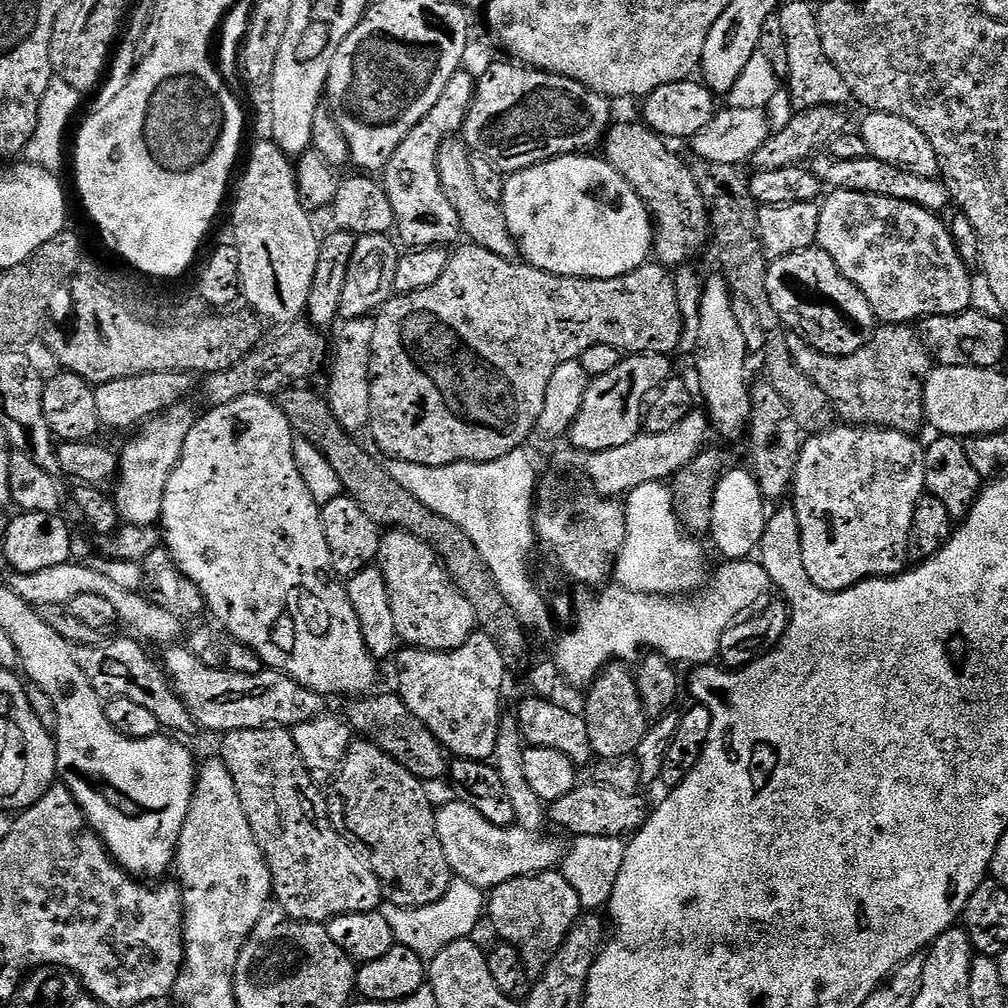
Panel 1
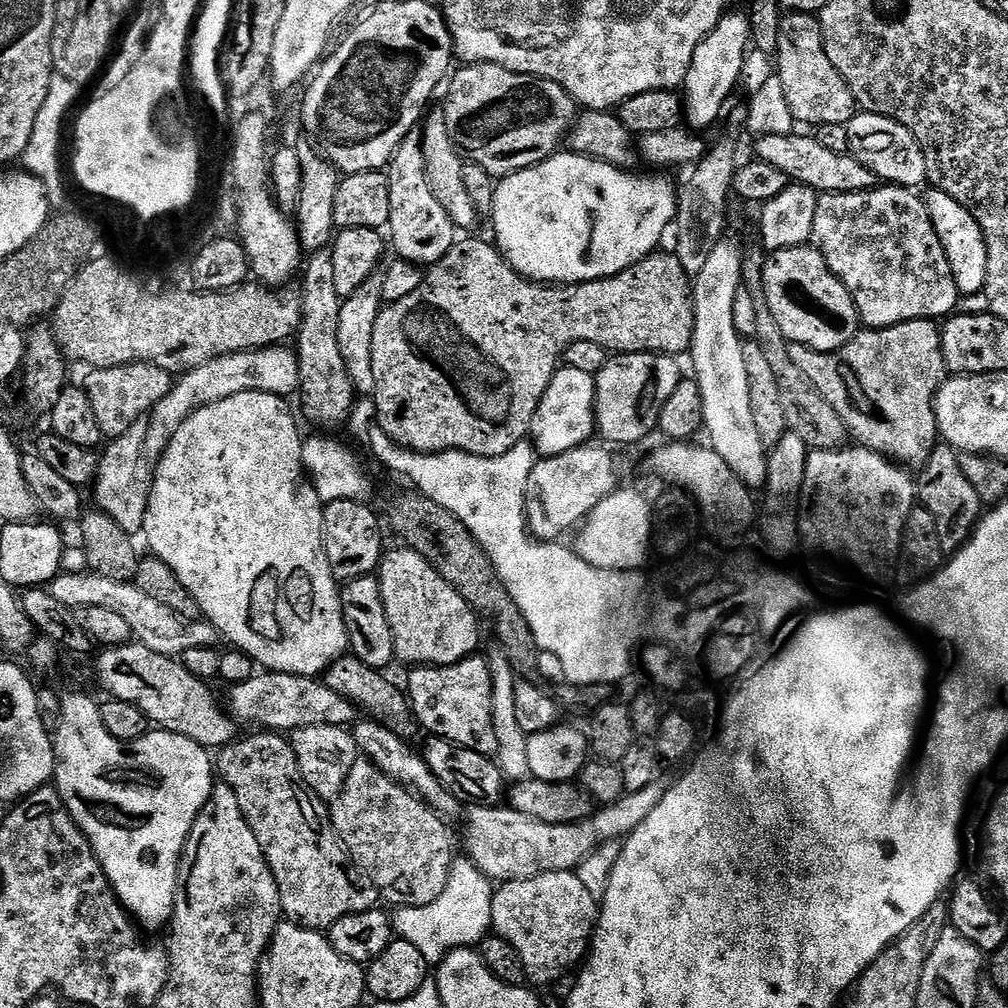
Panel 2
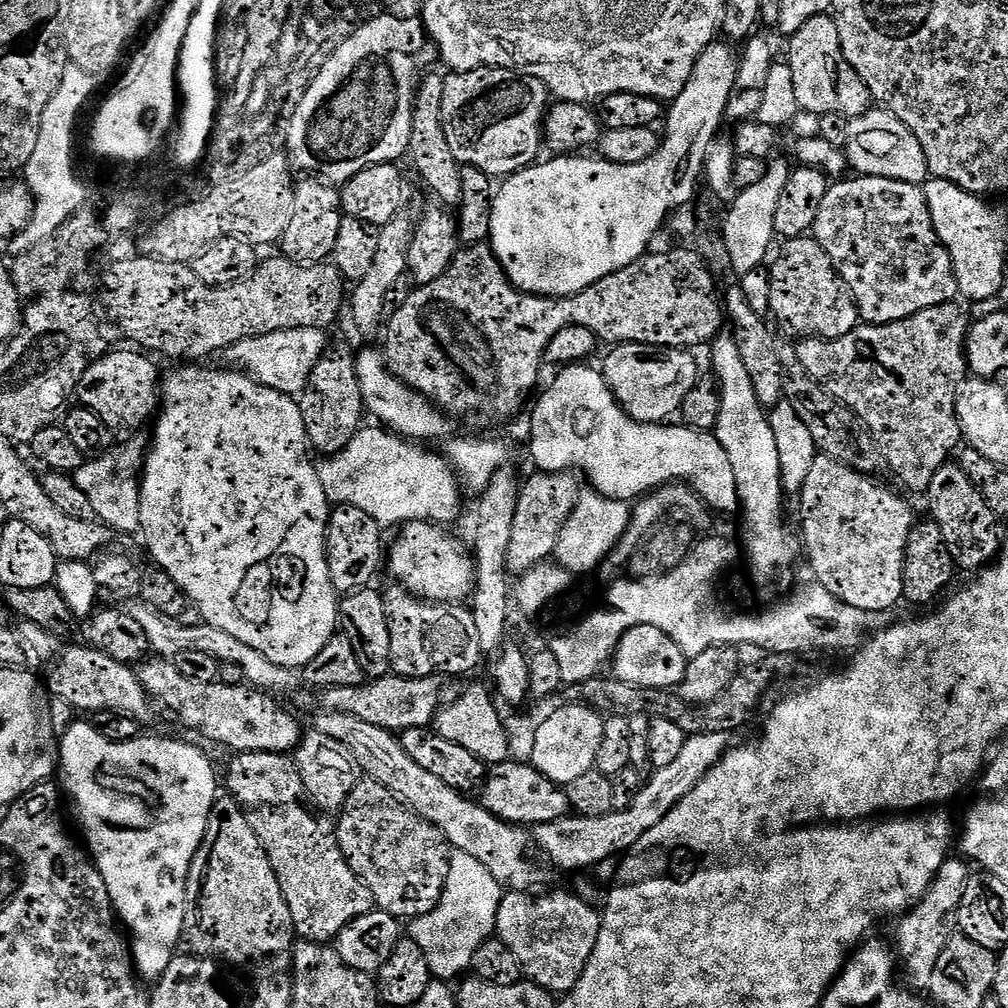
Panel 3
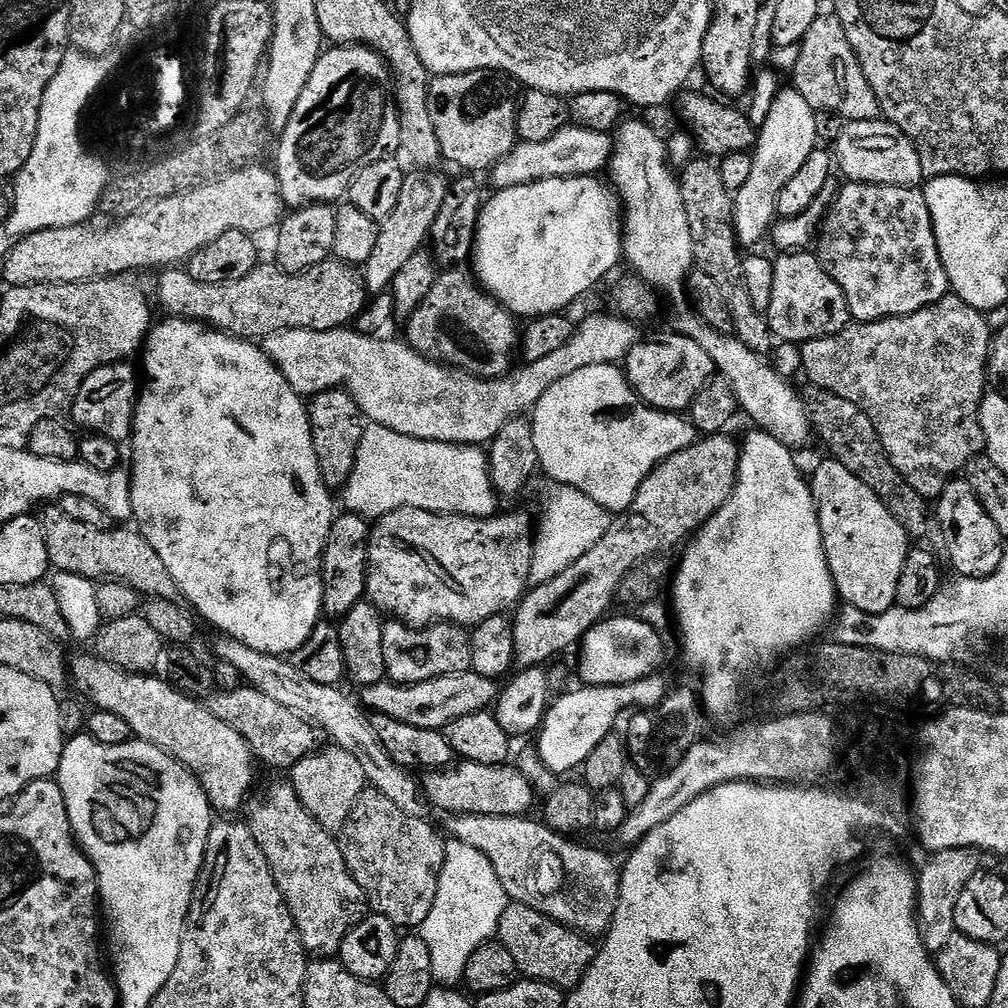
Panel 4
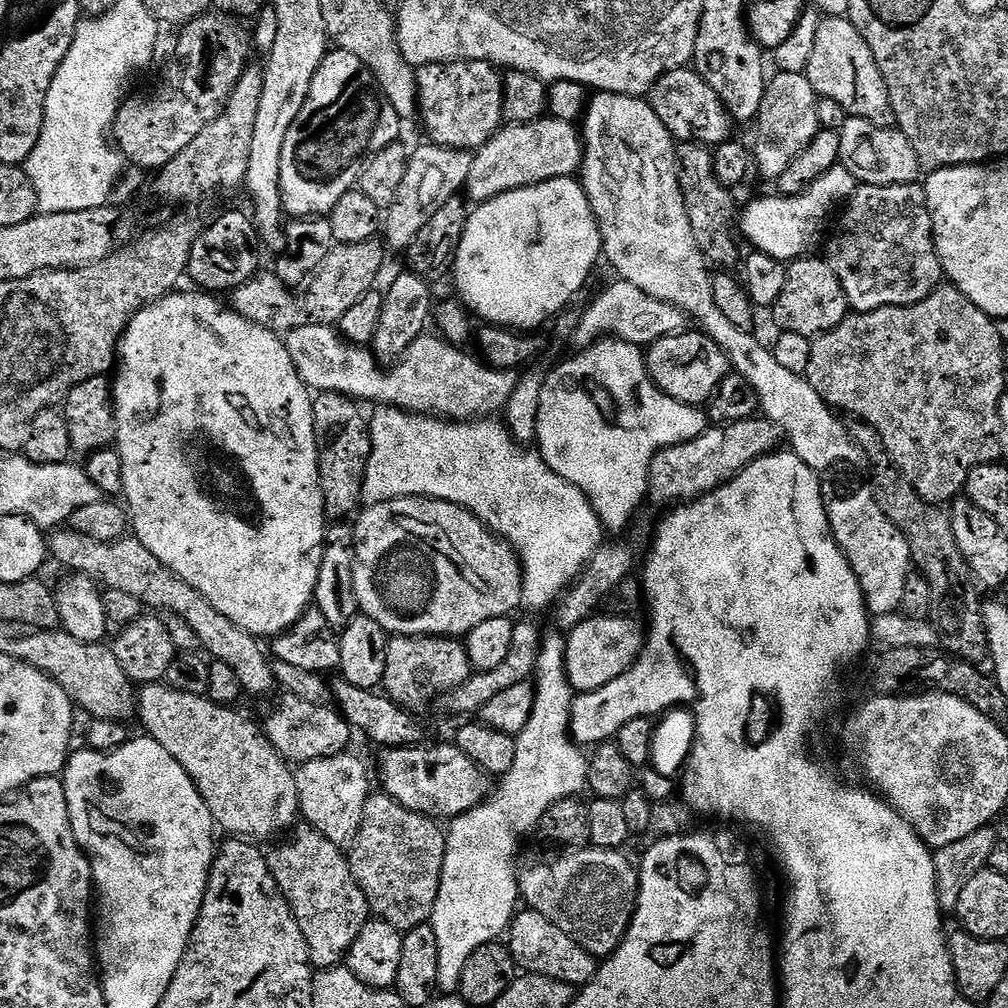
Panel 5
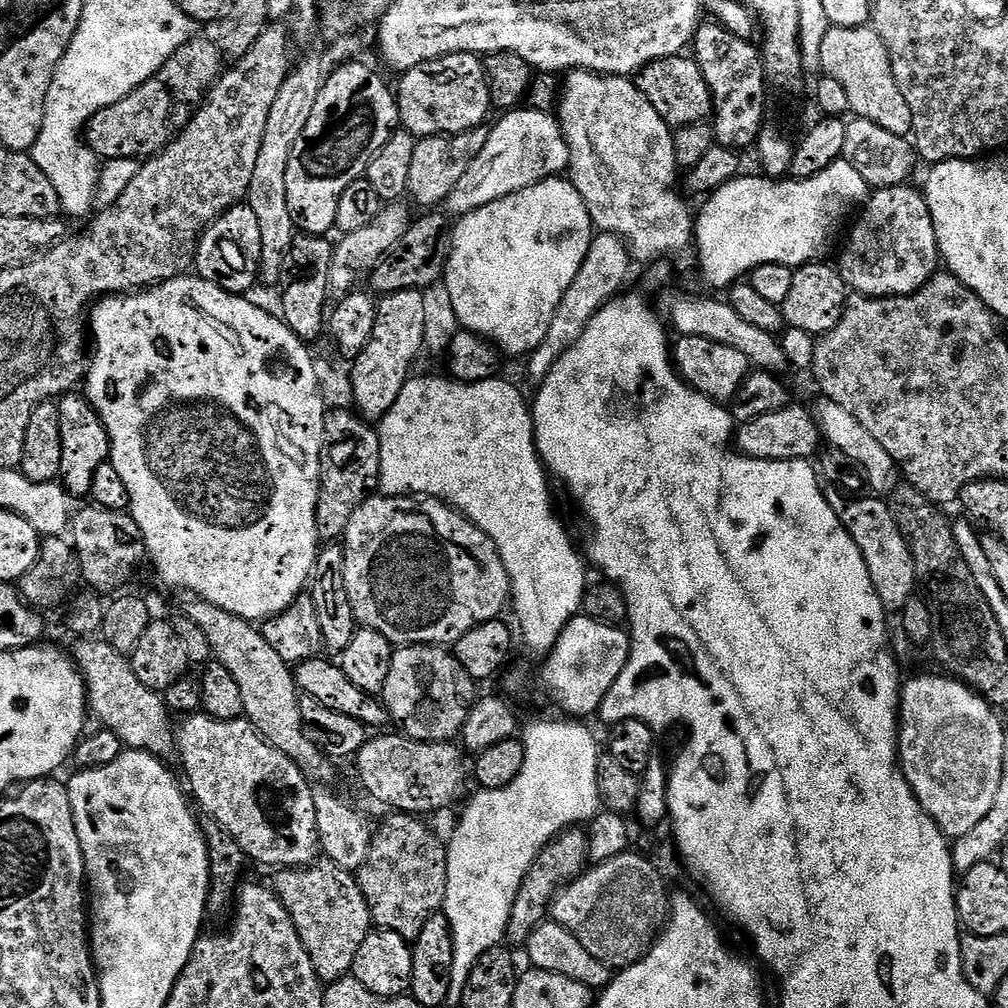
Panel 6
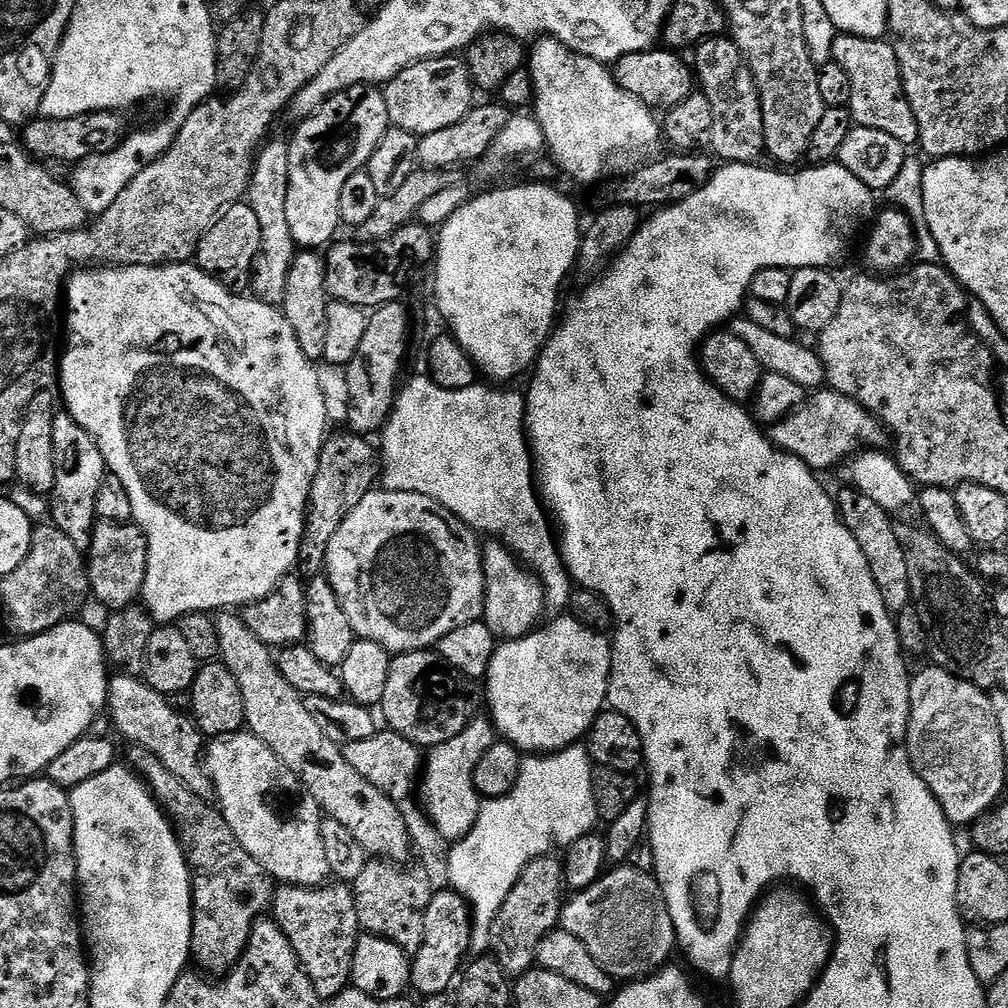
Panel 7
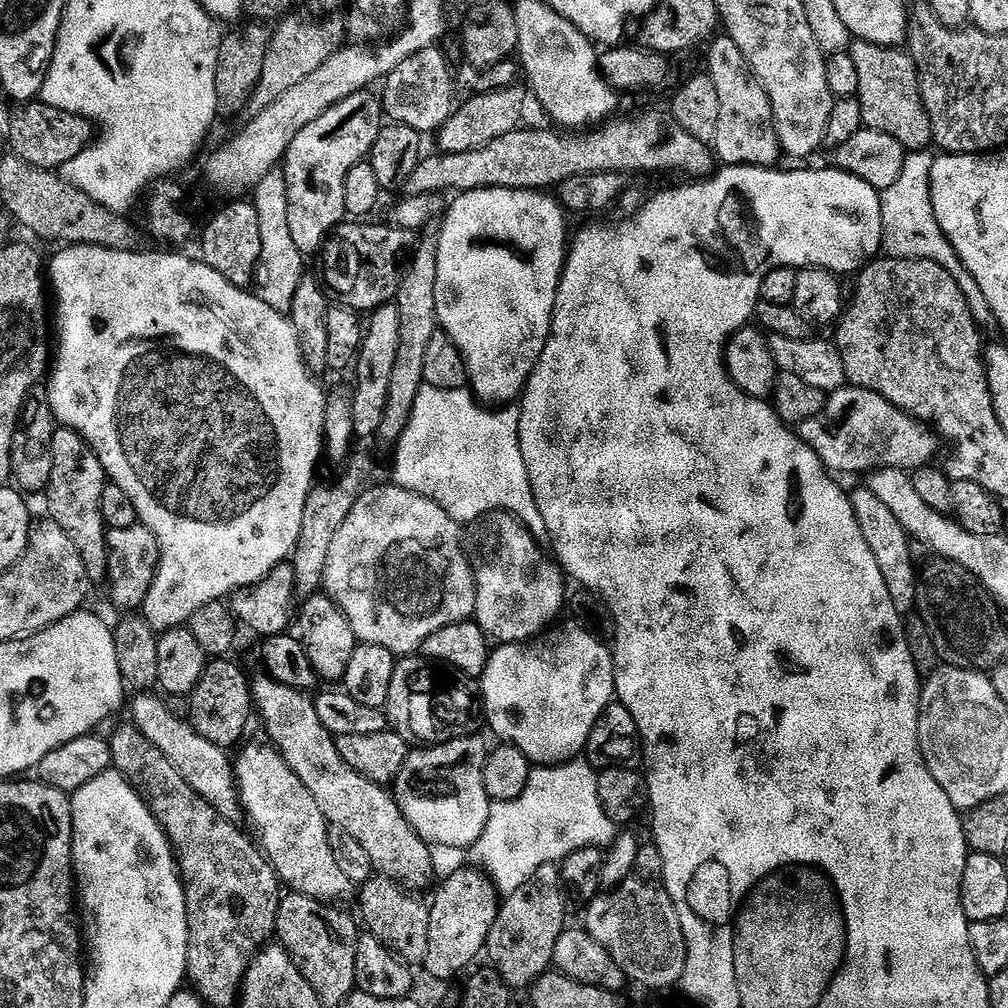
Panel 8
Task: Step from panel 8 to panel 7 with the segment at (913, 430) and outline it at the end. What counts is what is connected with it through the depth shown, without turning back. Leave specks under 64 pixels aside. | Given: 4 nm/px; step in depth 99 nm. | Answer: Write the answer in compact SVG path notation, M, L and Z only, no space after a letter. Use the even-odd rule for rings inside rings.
M816 390L809 395L806 401L798 411L790 414L785 420L779 420L771 425L770 439L773 444L782 452L789 452L796 456L805 466L811 468L817 474L823 474L827 468L832 468L835 464L840 464L844 459L855 457L861 450L880 450L885 447L884 443L889 443L890 433L879 418L870 415L859 404L854 402L854 398L846 398L842 394L831 390Z

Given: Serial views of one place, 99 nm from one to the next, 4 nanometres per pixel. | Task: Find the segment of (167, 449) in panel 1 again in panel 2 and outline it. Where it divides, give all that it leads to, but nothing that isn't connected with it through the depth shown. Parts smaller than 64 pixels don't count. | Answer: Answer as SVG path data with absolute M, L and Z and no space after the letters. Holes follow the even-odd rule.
M273 346L210 358L210 362L202 362L202 366L183 373L162 402L154 405L147 416L138 418L126 434L115 437L108 449L103 449L94 481L95 507L110 514L122 530L129 534L139 533L144 526L144 514L152 493L152 479L156 477L156 463L178 426L207 404L222 402L239 392L269 392L275 396L291 397L297 368L296 353L291 347Z

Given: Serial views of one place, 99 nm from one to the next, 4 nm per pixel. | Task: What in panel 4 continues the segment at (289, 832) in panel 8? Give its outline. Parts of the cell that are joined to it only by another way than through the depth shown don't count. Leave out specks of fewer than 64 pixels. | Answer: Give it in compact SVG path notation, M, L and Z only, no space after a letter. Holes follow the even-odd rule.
M95 654L76 656L73 660L71 657L70 660L70 680L76 683L78 691L88 695L92 706L110 710L110 714L118 714L128 723L135 739L152 744L178 761L183 768L189 768L204 787L204 793L208 795L208 801L217 813L236 814L256 780L257 756L252 752L246 738L242 738L242 734L238 734L234 726L228 726L226 722L222 722L222 718L213 714L207 703L201 702L195 696L189 696L187 692L179 692L167 679L159 680L158 677L156 674L127 672Z

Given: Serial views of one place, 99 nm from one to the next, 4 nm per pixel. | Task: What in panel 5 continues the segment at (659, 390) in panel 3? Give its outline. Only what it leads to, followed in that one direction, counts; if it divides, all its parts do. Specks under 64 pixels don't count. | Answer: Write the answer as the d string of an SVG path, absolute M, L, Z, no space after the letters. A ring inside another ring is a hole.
M699 330L675 332L647 345L646 359L652 381L670 398L693 406L707 405L718 386L730 375L728 355Z

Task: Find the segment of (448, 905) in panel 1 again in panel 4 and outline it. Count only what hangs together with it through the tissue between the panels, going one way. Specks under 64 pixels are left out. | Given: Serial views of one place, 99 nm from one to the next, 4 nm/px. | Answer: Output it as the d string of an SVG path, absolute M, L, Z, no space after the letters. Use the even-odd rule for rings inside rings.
M449 839L444 846L444 865L434 906L430 906L430 918L418 929L426 946L430 946L432 978L437 985L456 986L463 981L470 954L499 933L502 914L509 903L494 866L490 866L490 858L466 842Z

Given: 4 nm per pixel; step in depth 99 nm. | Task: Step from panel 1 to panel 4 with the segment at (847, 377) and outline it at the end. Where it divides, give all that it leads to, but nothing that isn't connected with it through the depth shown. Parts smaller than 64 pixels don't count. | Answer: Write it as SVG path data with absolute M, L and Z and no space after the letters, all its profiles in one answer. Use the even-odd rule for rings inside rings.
M954 294L944 296L938 302L926 306L909 316L891 316L885 320L870 320L867 322L852 322L838 334L833 336L823 336L817 340L808 340L799 349L800 360L804 363L804 372L809 376L811 383L817 388L825 388L838 398L846 398L846 402L854 402L874 422L874 426L880 435L880 441L884 447L884 453L890 458L894 470L918 490L918 494L925 498L935 498L942 494L942 490L953 478L963 473L968 467L968 463L975 456L981 455L985 451L984 431L980 425L980 403L984 401L987 386L990 383L988 375L988 351L992 345L993 329L988 329L989 317L985 313L974 310L974 306L966 306L962 298Z

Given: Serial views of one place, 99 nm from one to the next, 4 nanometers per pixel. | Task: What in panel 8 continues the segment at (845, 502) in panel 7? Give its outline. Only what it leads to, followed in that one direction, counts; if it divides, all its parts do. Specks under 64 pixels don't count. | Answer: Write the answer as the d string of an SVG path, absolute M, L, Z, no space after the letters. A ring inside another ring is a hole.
M866 486L851 489L852 505L854 506L854 518L858 518L858 526L866 537L866 546L874 553L874 559L878 561L878 570L882 570L882 578L886 582L886 590L890 590L890 598L894 598L894 610L901 614L908 614L916 606L916 585L918 583L918 567L912 561L913 541L908 532L894 518L893 512L874 495L874 490Z

